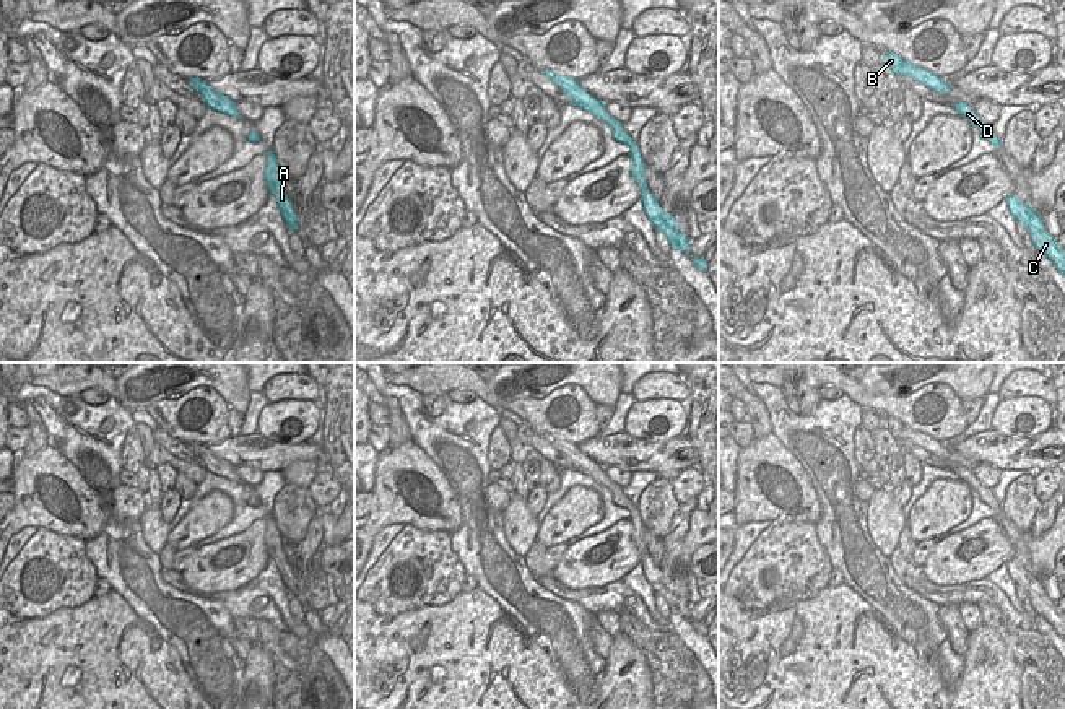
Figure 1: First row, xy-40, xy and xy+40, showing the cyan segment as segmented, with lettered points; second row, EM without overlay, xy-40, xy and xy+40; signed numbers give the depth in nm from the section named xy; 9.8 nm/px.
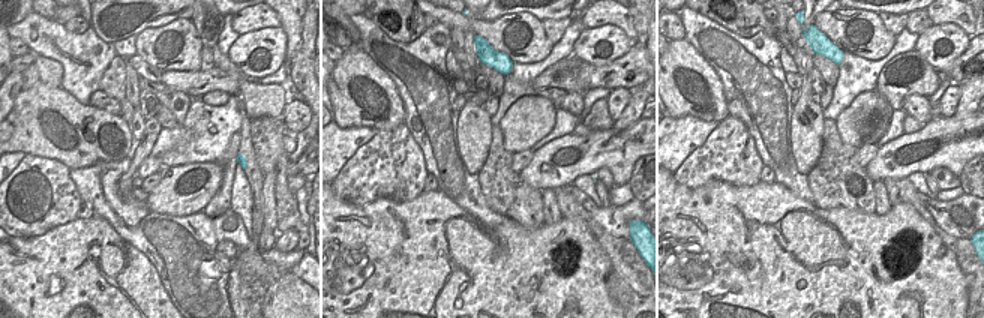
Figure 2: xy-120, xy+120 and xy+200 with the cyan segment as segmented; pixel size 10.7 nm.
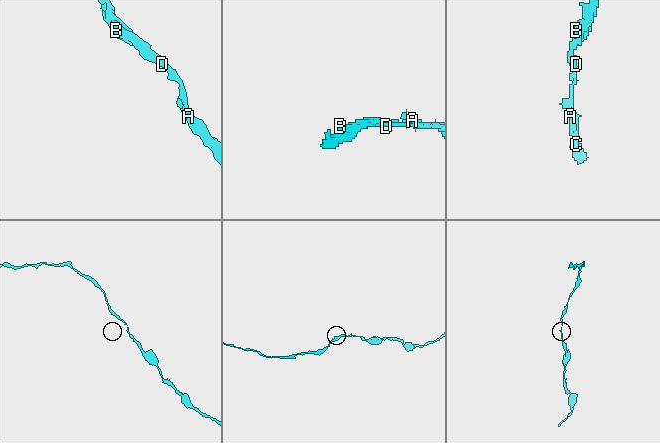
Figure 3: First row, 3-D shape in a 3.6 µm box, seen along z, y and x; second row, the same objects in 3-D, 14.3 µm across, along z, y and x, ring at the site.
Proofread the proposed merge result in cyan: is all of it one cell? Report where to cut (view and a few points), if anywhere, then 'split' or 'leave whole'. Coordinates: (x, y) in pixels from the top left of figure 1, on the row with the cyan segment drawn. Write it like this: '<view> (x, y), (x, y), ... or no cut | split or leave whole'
no cut | leave whole

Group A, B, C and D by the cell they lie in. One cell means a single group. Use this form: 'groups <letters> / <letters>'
groups A B C D

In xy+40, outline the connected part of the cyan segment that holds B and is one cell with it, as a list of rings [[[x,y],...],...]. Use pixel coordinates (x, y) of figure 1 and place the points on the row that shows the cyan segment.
[[[886,52],[885,62],[891,67],[894,75],[907,75],[937,93],[948,93],[951,86],[932,72],[906,62],[894,52]]]

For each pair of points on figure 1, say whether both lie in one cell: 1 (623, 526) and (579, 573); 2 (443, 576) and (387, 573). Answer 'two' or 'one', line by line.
1: one
2: one

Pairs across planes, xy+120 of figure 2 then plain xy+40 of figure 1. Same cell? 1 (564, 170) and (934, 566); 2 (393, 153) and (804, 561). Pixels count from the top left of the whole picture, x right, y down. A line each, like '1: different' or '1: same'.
1: same
2: same

